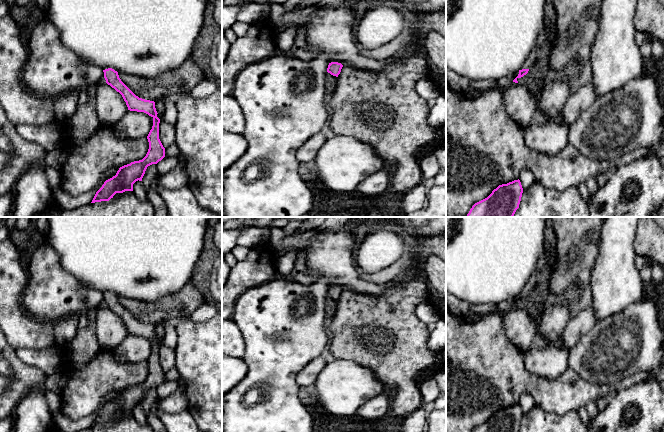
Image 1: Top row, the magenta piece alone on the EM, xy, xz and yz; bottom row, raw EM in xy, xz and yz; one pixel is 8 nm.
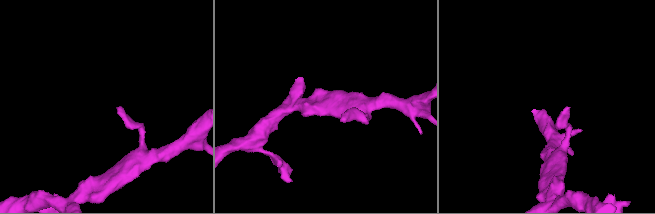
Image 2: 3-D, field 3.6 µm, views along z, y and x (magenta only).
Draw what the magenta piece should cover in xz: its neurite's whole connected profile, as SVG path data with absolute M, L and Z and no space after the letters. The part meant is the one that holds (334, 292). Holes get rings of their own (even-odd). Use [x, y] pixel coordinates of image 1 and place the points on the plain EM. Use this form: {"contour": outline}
{"contour": "M331 286L328 289L327 296L330 297L331 299L333 299L333 300L338 301L338 299L341 296L342 291L343 291L343 289L341 287Z"}

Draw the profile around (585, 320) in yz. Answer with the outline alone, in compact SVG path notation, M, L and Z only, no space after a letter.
M591 300L590 305L578 312L567 324L562 336L564 347L568 350L574 348L580 338L589 333L597 323Z

